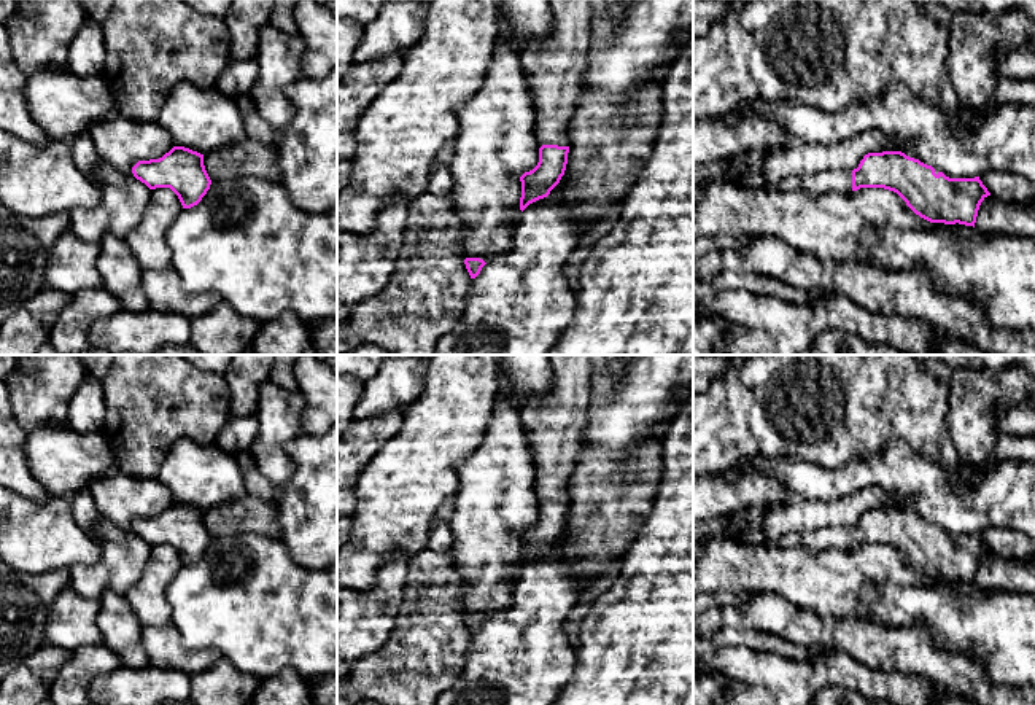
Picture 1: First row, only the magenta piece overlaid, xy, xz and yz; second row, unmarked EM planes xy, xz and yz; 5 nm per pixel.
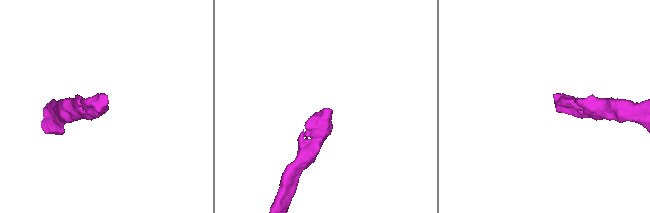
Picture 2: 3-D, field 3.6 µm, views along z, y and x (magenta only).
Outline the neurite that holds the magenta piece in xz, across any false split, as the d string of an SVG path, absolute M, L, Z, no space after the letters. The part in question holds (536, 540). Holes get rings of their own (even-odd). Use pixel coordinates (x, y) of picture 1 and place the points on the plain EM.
M549 355L549 390L531 395L520 420L531 434L541 501L537 522L520 533L520 567L544 555L564 532L569 509L569 479L583 460L583 430L590 407L590 355Z

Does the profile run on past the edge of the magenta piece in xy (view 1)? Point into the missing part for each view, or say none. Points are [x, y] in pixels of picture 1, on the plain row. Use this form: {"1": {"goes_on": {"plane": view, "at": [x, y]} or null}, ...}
{"1": {"goes_on": null}}

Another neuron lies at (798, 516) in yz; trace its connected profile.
M866 487L835 501L790 498L765 508L763 533L776 541L789 533L808 535L825 527L854 527L868 509L897 508L894 497Z

